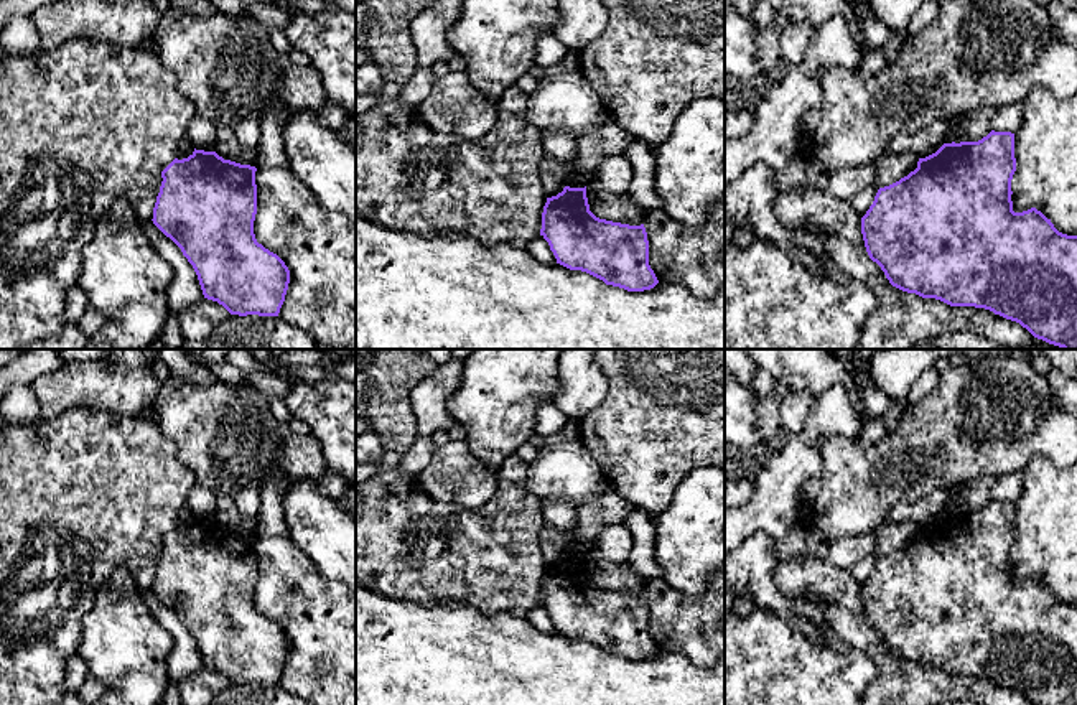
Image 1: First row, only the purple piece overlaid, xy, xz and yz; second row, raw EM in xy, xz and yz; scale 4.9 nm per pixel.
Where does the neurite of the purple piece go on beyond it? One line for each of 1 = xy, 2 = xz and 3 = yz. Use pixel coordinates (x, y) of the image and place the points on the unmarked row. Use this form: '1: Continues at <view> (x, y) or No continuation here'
1: No continuation here
2: No continuation here
3: No continuation here

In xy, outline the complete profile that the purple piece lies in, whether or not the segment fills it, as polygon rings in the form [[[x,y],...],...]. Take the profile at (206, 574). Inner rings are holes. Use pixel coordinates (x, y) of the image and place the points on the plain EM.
[[[194,517],[188,527],[175,527],[161,540],[163,550],[152,590],[193,634],[204,667],[217,670],[231,684],[278,685],[288,659],[290,639],[277,623],[255,608],[255,540],[255,535]]]

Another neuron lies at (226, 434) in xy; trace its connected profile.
[[[170,372],[148,415],[176,445],[178,460],[193,469],[198,484],[216,497],[234,497],[237,493],[257,486],[273,468],[278,451],[278,420],[270,410],[268,397],[249,381],[242,385],[227,385],[221,381],[198,385]]]

